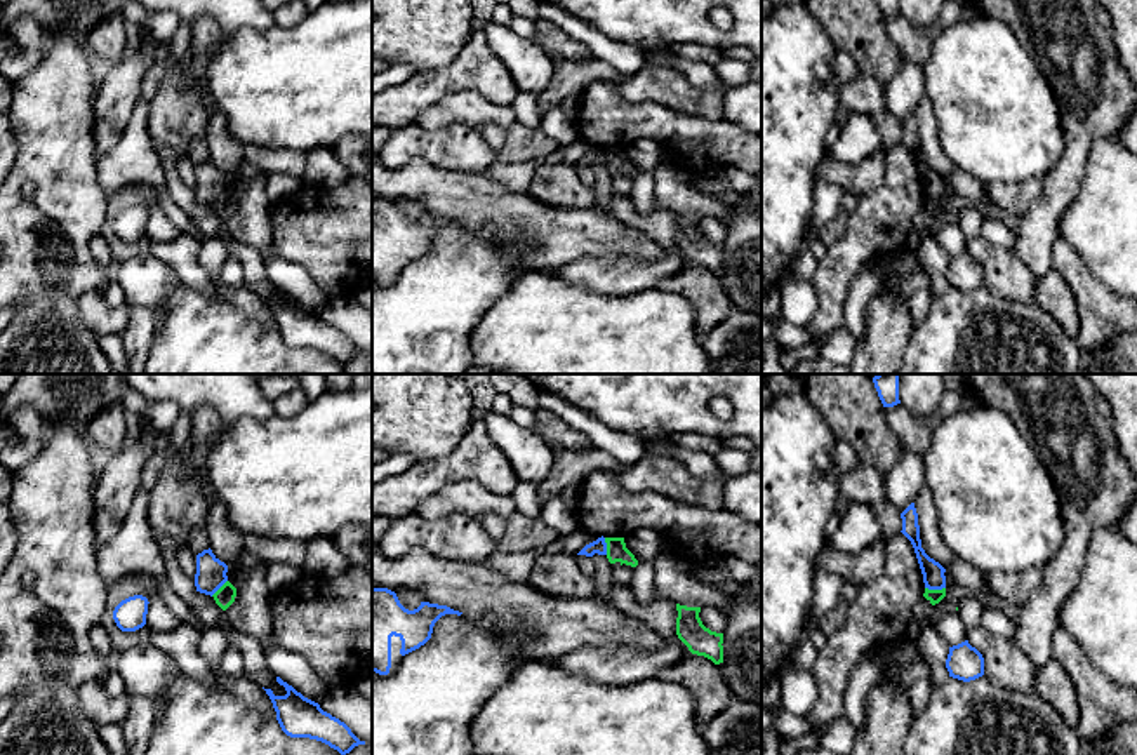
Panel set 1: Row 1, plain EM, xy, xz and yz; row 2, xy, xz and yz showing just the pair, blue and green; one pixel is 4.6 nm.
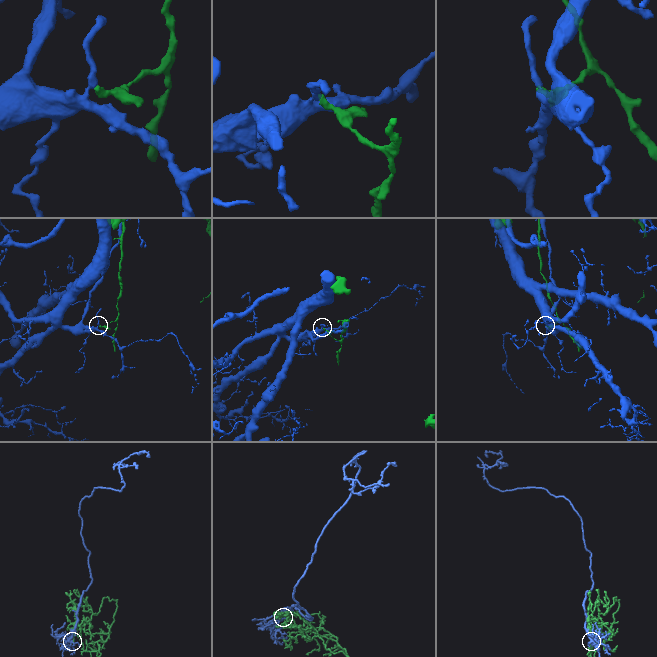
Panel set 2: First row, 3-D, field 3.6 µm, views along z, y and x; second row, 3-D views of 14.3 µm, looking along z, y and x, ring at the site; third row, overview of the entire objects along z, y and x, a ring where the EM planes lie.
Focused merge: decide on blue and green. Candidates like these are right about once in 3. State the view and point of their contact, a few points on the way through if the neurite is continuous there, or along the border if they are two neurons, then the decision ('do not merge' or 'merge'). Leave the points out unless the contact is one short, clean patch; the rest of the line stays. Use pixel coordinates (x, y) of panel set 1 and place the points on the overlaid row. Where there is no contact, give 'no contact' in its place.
contact yz (936, 588); do not merge

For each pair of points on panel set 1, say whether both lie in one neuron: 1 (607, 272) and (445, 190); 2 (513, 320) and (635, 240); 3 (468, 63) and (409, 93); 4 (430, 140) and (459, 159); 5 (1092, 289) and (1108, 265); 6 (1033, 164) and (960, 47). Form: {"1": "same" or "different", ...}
{"1": "different", "2": "different", "3": "same", "4": "same", "5": "different", "6": "same"}

